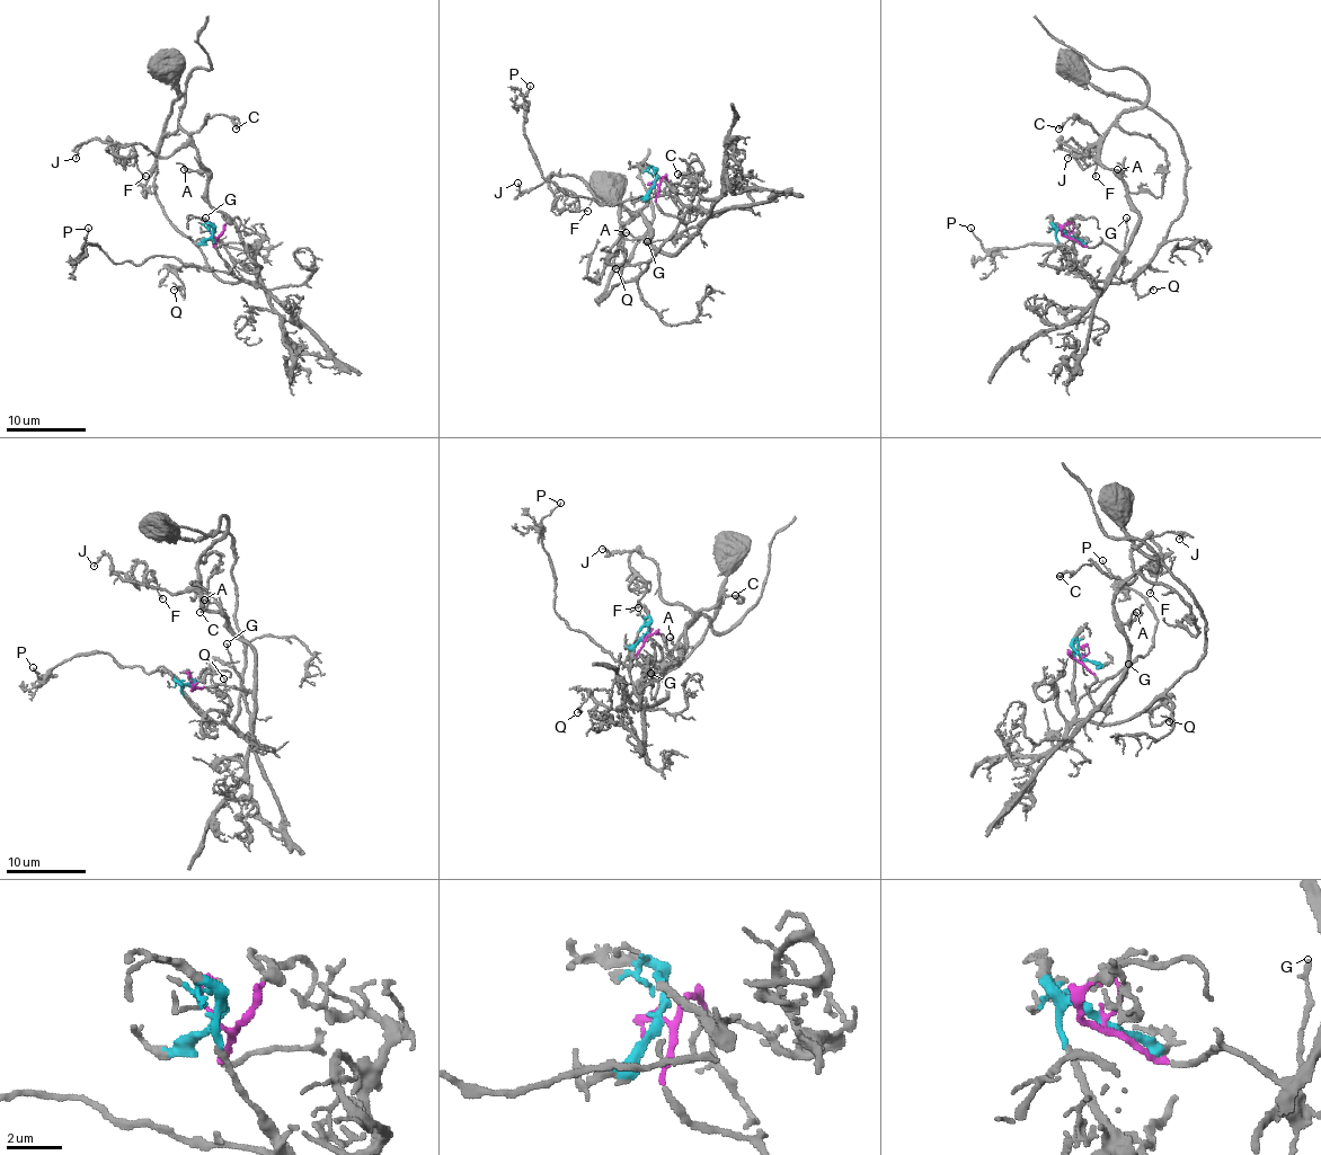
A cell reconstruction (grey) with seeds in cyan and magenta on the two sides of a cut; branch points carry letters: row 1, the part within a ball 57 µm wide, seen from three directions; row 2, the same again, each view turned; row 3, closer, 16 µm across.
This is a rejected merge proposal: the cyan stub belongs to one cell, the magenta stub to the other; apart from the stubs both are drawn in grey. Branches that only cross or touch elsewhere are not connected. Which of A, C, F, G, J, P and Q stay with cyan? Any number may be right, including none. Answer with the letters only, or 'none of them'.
P, Q

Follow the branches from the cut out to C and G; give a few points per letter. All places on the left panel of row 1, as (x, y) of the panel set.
C: (213, 234), (215, 247), (245, 250), (207, 198), (192, 138), (210, 117), (228, 115), (236, 129)
G: (213, 234), (215, 247), (223, 242), (244, 247), (255, 268), (249, 271), (229, 252), (210, 230), (205, 216)

